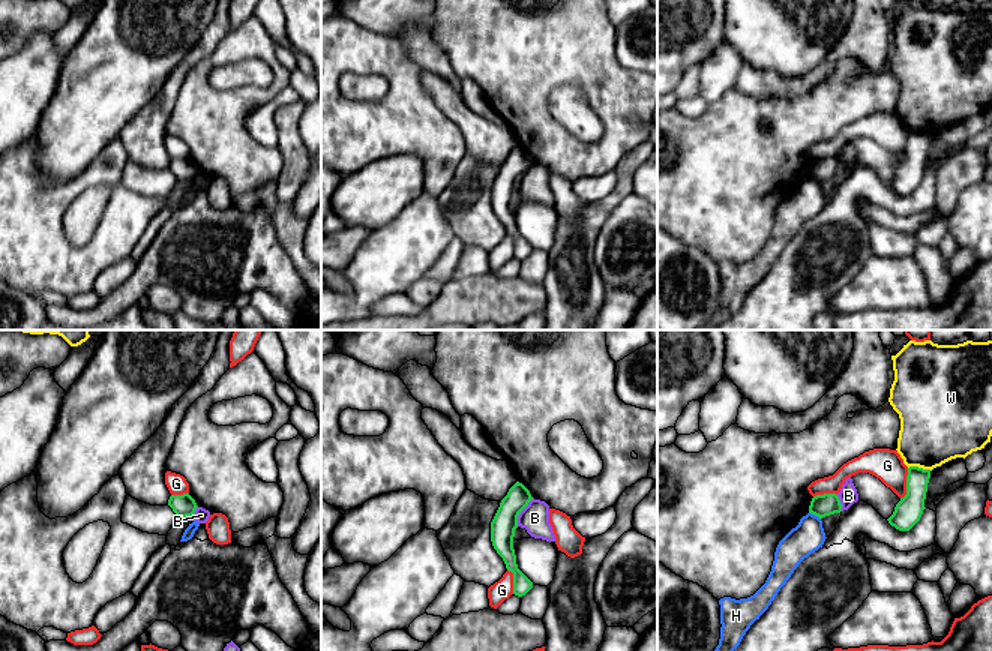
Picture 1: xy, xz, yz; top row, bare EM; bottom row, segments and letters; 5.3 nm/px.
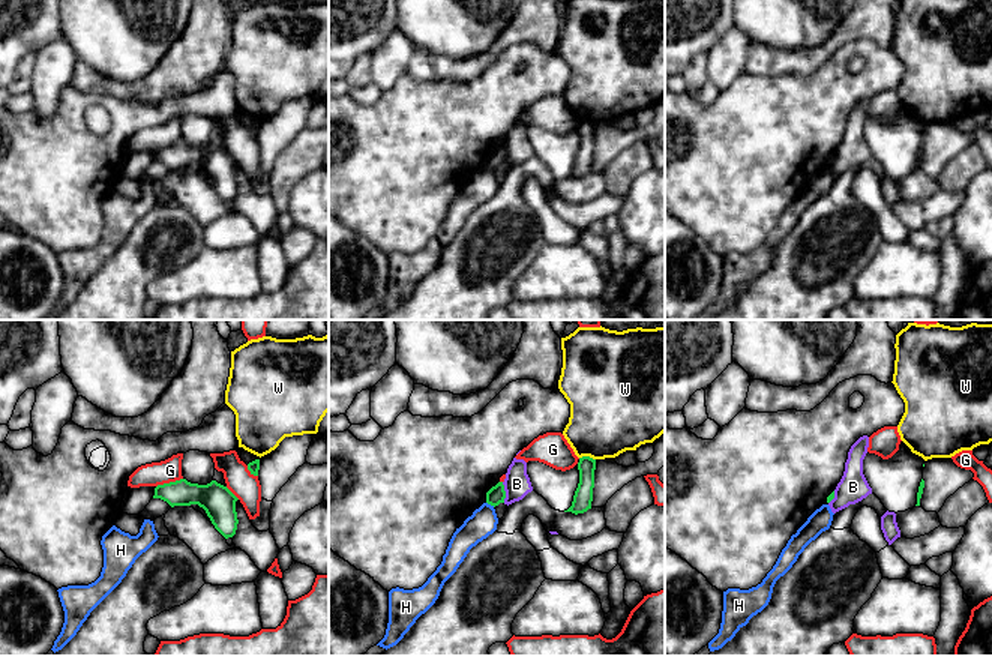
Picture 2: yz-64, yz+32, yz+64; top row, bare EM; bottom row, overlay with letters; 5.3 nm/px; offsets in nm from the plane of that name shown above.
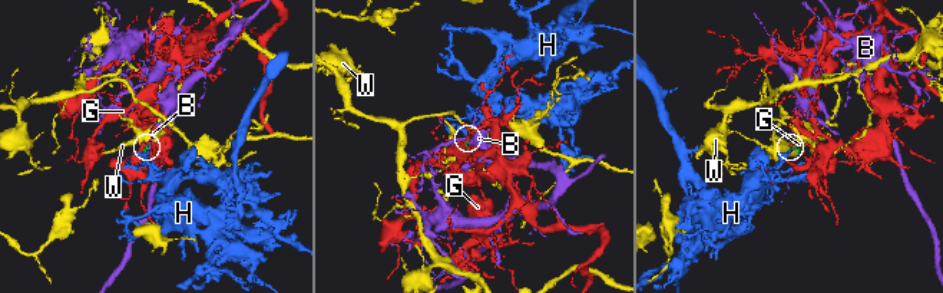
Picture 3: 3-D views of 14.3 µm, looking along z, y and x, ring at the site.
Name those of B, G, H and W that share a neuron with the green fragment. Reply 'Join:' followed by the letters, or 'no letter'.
Join: no letter

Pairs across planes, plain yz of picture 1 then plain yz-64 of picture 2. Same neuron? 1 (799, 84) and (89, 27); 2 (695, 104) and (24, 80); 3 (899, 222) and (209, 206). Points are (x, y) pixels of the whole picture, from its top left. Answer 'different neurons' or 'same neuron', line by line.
1: different neurons
2: different neurons
3: same neuron

